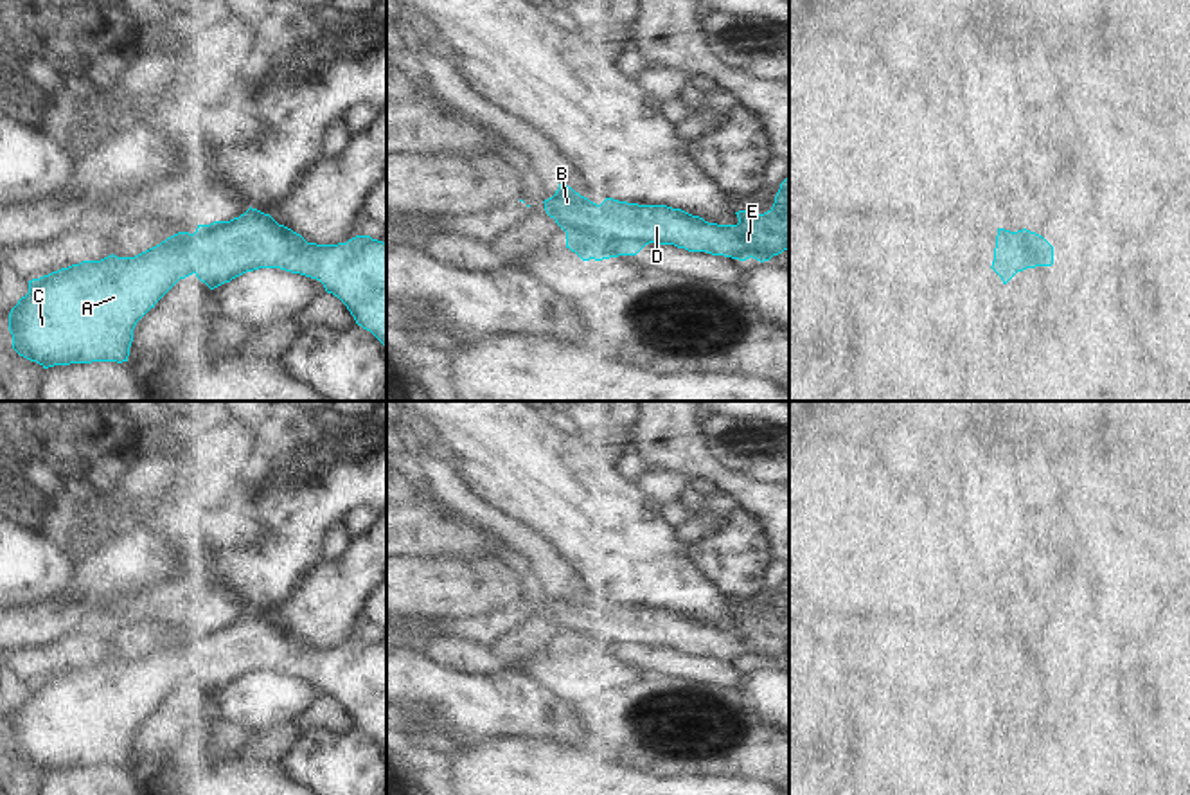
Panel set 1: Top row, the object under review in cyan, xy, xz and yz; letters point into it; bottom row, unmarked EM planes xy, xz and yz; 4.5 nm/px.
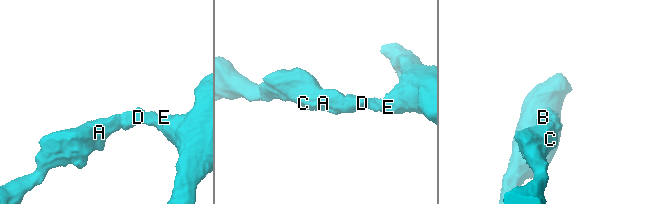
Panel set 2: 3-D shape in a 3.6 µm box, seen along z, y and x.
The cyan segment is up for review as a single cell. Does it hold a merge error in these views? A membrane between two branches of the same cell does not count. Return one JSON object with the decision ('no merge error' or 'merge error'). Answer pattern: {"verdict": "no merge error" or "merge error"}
{"verdict": "no merge error"}

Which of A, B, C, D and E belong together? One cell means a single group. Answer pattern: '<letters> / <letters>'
A B C D E

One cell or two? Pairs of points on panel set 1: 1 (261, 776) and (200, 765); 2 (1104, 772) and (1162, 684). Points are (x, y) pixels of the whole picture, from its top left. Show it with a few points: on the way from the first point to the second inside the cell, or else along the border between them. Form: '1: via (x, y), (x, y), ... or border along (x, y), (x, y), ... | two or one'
1: via (247, 776), (214, 776) | one
2: border along (1129, 677), (1129, 711), (1138, 720), (1154, 758) | two

